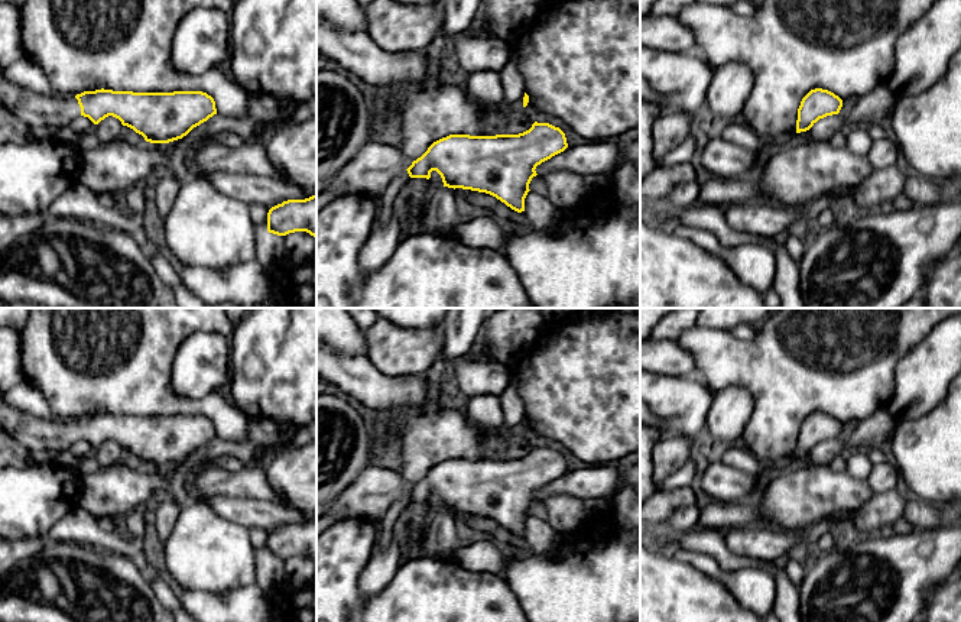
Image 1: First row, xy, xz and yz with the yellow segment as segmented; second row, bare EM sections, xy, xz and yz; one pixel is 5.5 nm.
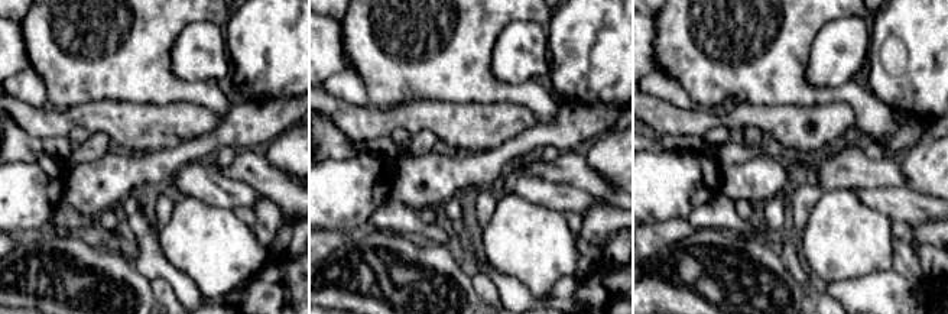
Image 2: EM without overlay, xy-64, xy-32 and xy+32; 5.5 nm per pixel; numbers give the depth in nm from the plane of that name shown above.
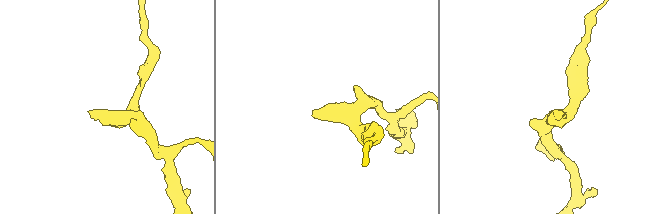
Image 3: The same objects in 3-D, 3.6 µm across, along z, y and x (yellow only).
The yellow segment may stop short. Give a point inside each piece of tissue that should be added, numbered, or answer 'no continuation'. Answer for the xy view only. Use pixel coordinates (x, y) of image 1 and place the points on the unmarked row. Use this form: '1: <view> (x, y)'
1: xy (54, 434)

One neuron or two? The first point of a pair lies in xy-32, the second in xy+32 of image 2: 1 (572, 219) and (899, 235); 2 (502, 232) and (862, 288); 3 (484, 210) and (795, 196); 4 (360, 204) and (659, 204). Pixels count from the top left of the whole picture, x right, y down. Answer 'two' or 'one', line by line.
1: one
2: two
3: one
4: one

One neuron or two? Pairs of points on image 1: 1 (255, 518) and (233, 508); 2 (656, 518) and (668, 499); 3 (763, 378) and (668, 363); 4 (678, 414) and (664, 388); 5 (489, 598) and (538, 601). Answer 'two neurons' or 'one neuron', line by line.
1: one neuron
2: one neuron
3: two neurons
4: one neuron
5: two neurons

